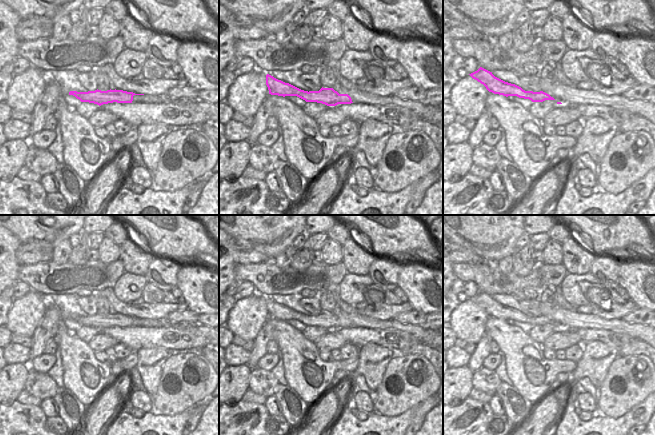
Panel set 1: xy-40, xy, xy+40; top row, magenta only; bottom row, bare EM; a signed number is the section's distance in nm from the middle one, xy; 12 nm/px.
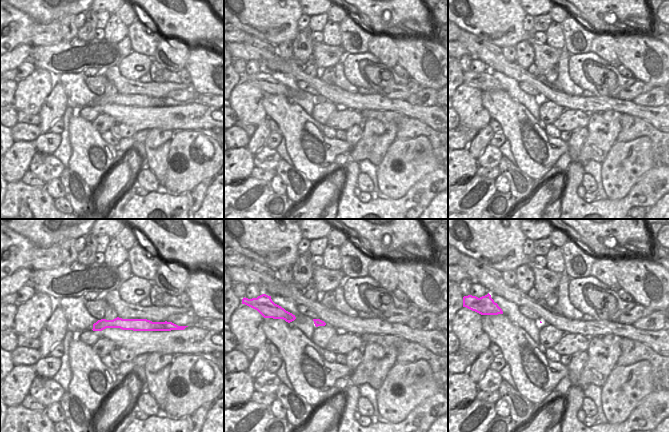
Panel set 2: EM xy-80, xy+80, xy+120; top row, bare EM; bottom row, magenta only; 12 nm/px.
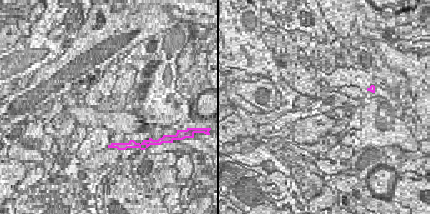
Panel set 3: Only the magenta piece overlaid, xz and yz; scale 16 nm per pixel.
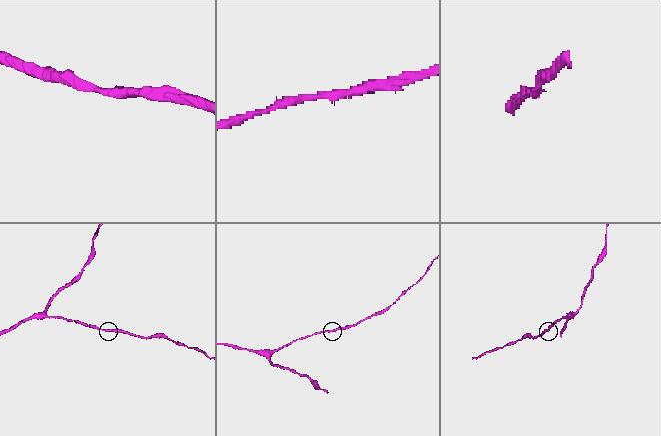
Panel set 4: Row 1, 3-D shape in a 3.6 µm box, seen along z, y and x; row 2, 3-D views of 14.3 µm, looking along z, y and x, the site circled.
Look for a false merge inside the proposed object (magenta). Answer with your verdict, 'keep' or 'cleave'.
keep

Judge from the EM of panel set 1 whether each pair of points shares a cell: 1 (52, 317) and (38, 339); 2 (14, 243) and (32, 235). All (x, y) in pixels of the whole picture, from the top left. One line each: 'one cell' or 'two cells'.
1: one cell
2: two cells

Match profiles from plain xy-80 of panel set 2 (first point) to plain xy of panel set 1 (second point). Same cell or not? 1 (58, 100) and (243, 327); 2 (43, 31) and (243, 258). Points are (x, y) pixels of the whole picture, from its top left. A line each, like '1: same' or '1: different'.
1: different
2: same

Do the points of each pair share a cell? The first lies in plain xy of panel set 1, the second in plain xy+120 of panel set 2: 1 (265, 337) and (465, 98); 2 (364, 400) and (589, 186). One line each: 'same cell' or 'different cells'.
1: different cells
2: same cell

